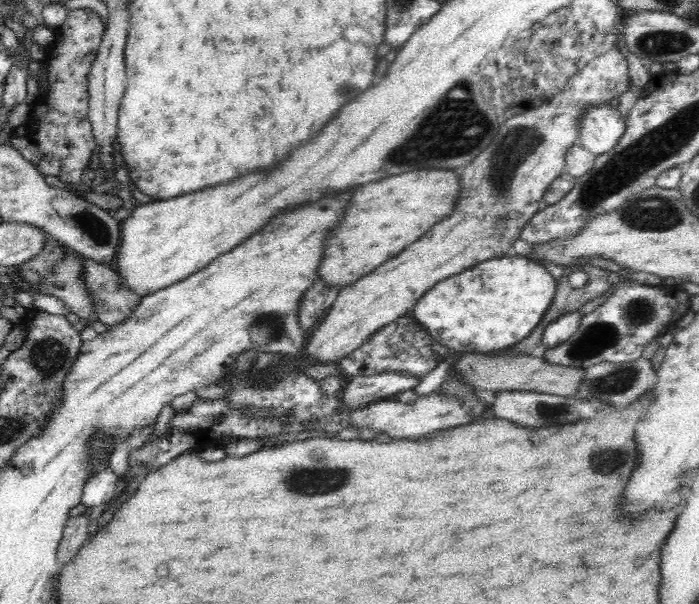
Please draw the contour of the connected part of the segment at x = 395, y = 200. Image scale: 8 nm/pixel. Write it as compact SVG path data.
M420 170L420 172L404 172L398 176L390 176L378 182L370 182L362 186L354 196L352 204L346 210L346 220L342 220L326 246L326 256L320 264L320 278L322 282L328 282L330 286L346 286L360 280L369 272L376 270L380 264L384 264L392 257L398 256L408 245L420 240L428 228L438 224L441 220L447 219L451 214L458 198L460 198L460 170Z

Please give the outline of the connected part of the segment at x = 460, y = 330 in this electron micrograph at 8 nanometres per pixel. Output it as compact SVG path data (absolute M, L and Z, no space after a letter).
M508 254L485 260L460 274L439 280L410 314L439 344L454 351L488 353L524 340L553 300L556 279L532 259Z

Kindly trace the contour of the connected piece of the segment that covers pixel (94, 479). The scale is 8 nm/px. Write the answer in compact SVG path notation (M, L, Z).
M110 466L100 468L84 485L81 504L89 507L108 503L116 494L118 480L119 476L110 469Z

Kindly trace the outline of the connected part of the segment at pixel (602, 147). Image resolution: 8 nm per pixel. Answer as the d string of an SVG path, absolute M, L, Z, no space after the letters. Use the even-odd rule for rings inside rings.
M596 104L578 116L578 139L582 146L595 155L604 154L616 144L625 128L625 118L617 108Z

